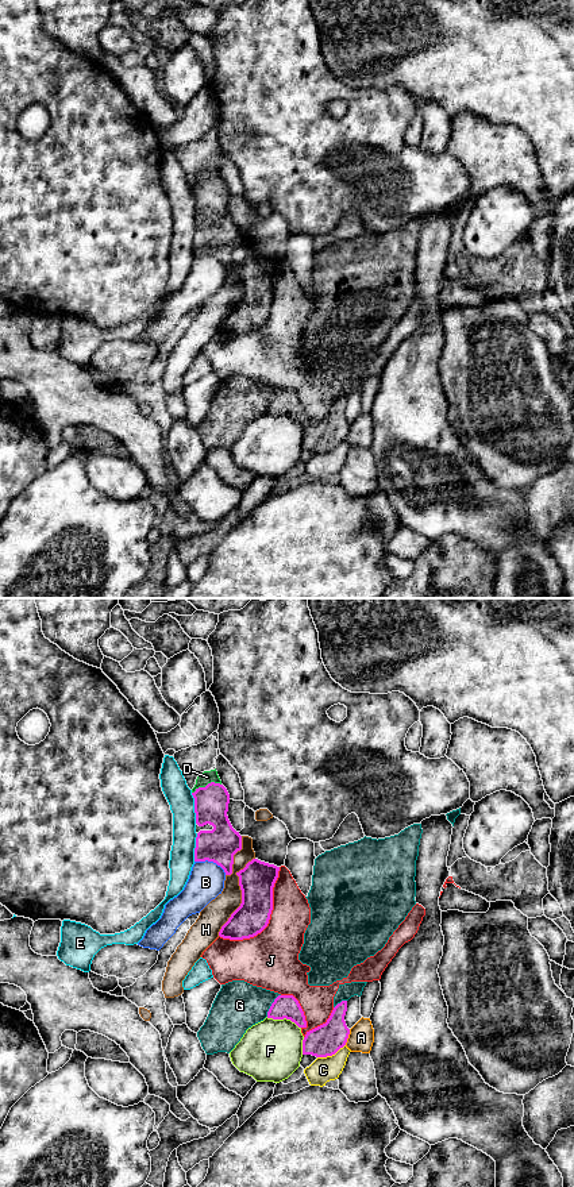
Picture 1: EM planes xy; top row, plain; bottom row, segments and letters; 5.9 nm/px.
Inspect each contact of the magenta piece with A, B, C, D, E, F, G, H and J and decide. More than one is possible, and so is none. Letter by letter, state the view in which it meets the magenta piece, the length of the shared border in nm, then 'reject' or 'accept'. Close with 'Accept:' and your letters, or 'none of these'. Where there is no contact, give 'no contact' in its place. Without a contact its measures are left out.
A: xy | 100 nm | reject
B: xy | 200 nm | reject
C: xy | 190 nm | reject
D: xy | 190 nm | accept
E: xy | 190 nm | reject
F: xy | 220 nm | reject
G: xy | 160 nm | reject
H: xy | 500 nm | reject
J: xy | 550 nm | reject
Accept: D

